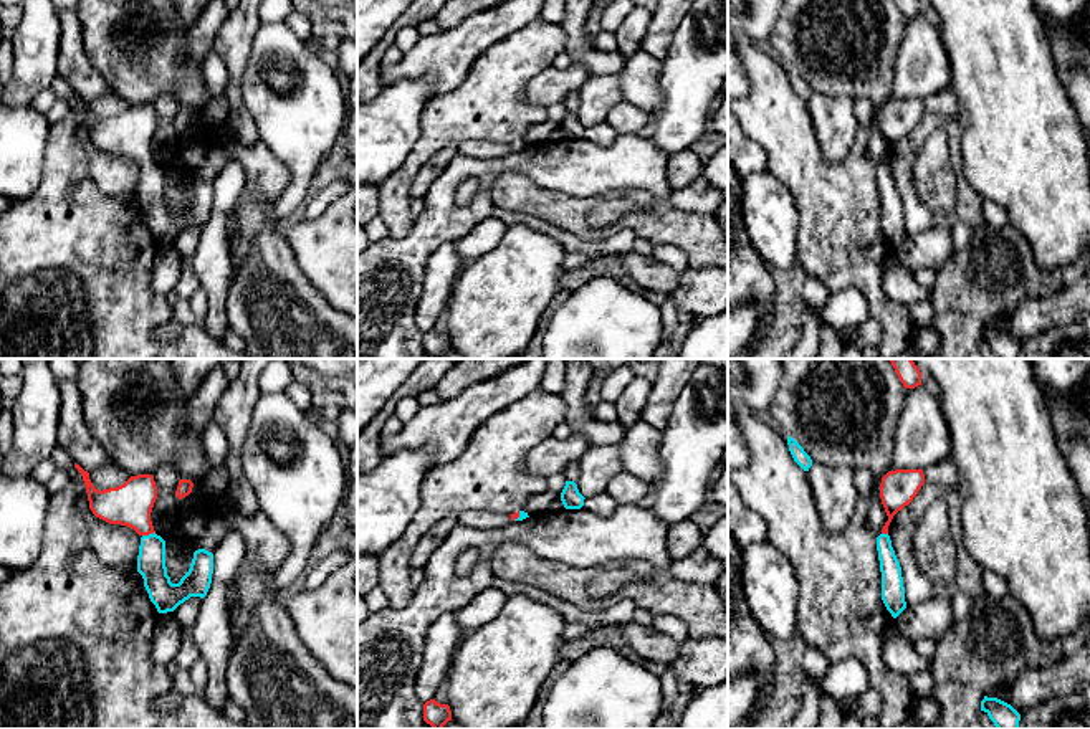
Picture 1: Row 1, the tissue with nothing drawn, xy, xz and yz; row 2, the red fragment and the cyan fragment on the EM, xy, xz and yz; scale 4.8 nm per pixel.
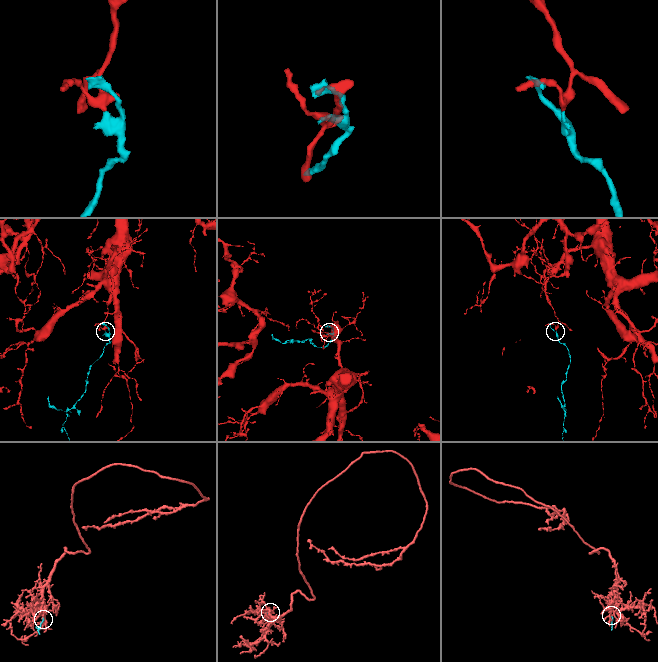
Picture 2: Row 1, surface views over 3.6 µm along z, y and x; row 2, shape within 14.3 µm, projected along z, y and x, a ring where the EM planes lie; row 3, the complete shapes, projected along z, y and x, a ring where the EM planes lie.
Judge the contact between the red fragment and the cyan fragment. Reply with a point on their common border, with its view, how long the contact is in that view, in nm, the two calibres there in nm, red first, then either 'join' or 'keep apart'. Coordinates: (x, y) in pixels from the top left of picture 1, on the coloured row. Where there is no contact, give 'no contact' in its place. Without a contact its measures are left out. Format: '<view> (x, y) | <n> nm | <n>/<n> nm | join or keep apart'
xy (148, 534) | 70 nm | 220/140 nm | join

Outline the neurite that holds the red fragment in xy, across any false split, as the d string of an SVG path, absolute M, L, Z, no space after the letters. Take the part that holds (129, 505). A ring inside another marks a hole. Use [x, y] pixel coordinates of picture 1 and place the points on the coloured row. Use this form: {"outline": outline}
{"outline": "M74 463L81 473L89 509L109 524L121 524L141 536L137 572L159 613L174 612L190 597L203 598L212 584L213 554L198 549L189 572L179 584L172 584L165 567L165 541L155 534L151 512L157 499L157 486L152 474L131 476L124 484L109 489L96 489L89 473Z"}

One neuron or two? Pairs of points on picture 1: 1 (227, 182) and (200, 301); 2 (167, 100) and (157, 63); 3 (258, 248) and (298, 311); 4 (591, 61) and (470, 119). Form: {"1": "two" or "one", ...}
{"1": "two", "2": "two", "3": "one", "4": "two"}

